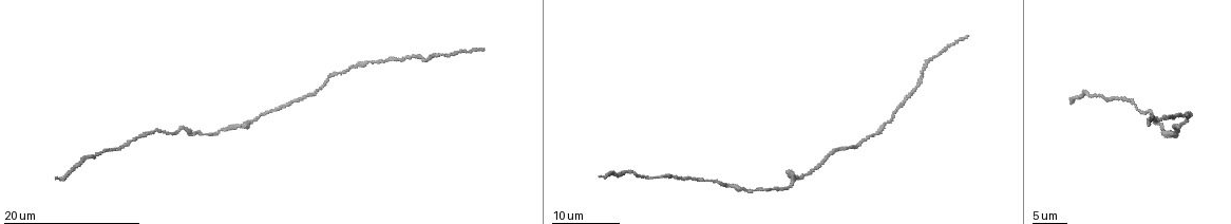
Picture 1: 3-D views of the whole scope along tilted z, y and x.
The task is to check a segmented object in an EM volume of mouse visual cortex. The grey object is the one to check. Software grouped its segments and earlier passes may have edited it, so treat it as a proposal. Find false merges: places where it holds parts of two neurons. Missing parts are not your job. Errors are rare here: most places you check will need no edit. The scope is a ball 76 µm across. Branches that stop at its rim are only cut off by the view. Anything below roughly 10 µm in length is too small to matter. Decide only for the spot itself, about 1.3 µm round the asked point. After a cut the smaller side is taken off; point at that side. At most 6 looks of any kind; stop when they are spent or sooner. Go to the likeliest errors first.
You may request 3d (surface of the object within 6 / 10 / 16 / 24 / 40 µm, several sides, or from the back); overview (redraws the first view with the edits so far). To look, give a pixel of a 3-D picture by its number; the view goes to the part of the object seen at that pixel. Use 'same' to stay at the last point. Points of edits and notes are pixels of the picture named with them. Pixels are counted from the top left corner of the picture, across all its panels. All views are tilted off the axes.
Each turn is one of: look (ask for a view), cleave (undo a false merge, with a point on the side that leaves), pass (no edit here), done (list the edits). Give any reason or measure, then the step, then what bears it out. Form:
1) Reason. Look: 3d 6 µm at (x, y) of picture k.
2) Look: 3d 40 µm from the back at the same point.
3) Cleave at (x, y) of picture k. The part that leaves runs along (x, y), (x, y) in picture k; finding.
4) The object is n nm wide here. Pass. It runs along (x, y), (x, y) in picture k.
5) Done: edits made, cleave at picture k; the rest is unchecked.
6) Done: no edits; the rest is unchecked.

Sudden change in width. Look: 3d 24 µm at (791, 184) of picture 1.

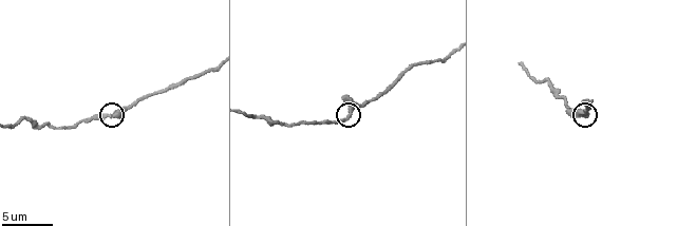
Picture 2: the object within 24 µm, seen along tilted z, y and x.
Look: 3d 6 µm at (586, 116) of picture 2.

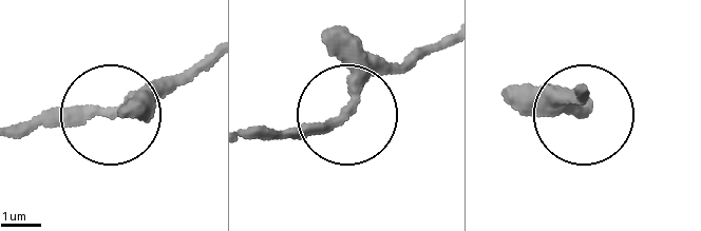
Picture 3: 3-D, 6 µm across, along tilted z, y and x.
Pass. It runs along (209, 55), (114, 114), (15, 123) in picture 3; continuous, no second neuron.

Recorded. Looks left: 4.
Thin neck. Look: 3d 16 µm at (1116, 96) of picture 1.

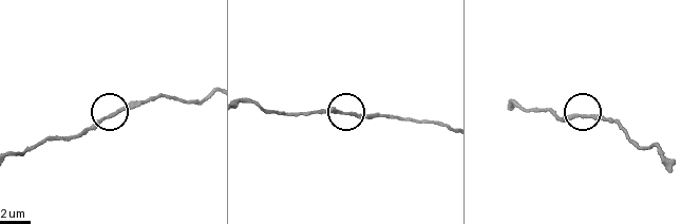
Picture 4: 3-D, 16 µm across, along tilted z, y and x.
Closer look. Look: 3d 10 µm at (346, 113) of picture 4.

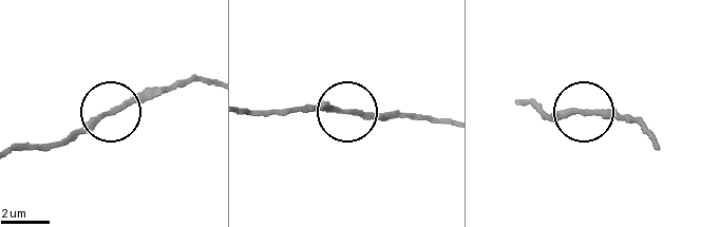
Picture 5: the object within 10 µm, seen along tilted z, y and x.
Pass. It runs along (442, 121), (380, 119), (308, 107), (284, 111) in picture 5; one neuron here.

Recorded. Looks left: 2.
Thick turns thin. Look: 3d 16 µm at (627, 171) of picture 1.

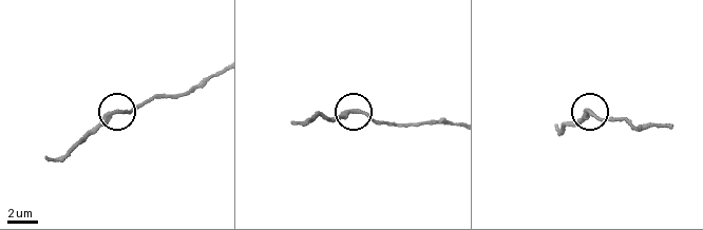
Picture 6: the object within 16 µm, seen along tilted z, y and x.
Zoom in. Look: 3d 10 µm at (590, 111) of picture 6.

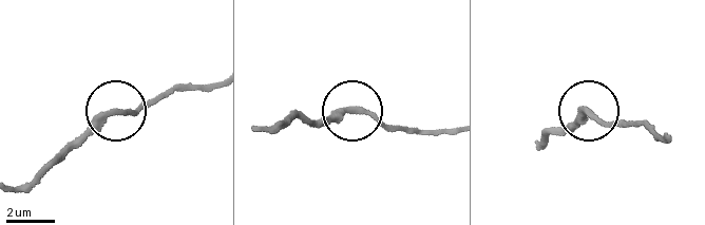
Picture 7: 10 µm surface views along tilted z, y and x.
Pass. Continuous, no second neuron.

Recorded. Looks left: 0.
Done: no edits; the rest is unchecked.

